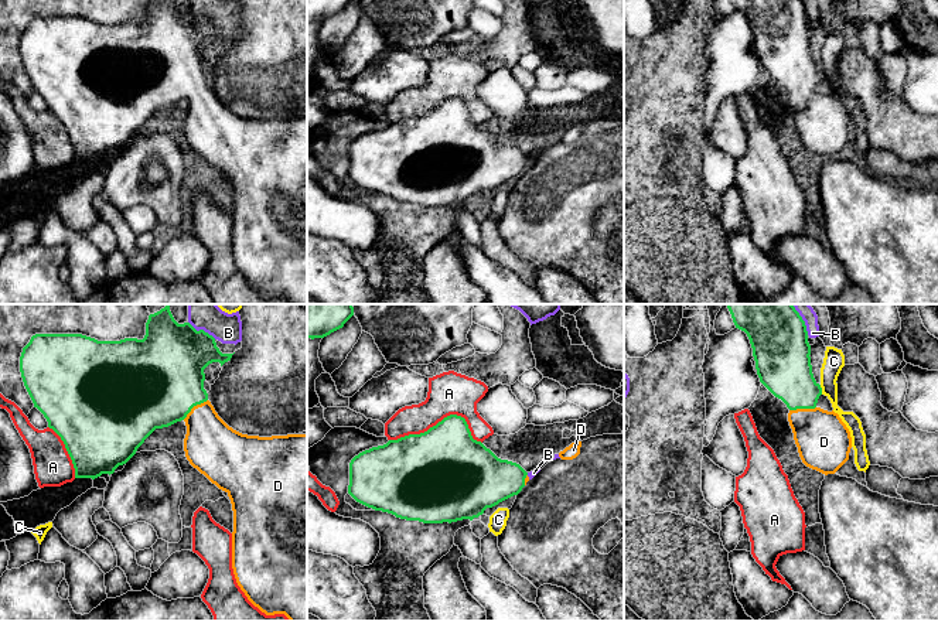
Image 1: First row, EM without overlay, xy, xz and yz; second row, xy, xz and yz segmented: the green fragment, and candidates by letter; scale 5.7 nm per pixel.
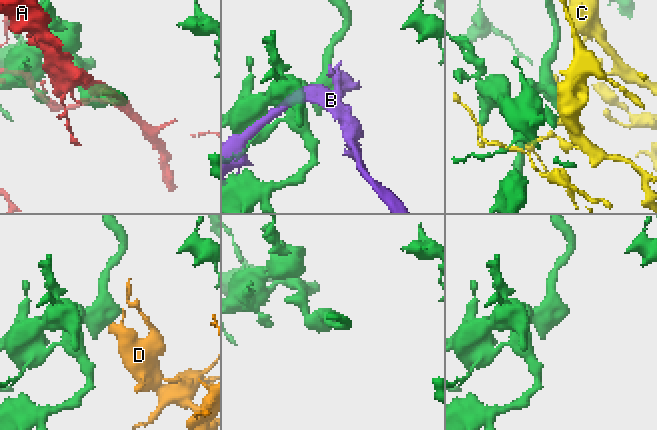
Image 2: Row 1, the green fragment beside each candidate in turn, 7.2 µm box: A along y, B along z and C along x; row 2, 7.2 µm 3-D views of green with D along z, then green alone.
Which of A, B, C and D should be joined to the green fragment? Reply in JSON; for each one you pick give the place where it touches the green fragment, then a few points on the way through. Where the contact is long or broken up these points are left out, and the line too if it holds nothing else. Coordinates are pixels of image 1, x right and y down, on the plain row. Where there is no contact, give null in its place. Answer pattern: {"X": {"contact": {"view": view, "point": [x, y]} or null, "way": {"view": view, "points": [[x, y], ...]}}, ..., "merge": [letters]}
{"D": {"contact": {"view": "xy", "point": [194, 88]}, "way": {"view": "xy", "points": [[157, 64], [194, 88], [210, 128]]}}, "merge": ["D"]}

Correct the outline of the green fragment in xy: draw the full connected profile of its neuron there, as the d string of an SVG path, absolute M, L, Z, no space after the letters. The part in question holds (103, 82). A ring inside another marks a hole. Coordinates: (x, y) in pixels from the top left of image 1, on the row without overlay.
M149 0L146 6L146 18L143 23L125 21L120 24L98 24L82 17L35 17L23 31L20 40L20 55L24 69L34 86L52 112L64 124L65 132L75 151L75 161L98 161L102 157L113 157L119 149L126 147L156 113L168 110L184 103L187 117L184 122L184 134L190 147L204 157L219 173L225 174L231 182L233 194L232 215L232 252L238 269L248 283L266 298L284 297L290 304L307 304L307 117L287 117L259 120L242 117L229 110L215 95L204 72L204 52L219 45L221 50L231 44L233 37L222 37L216 30L215 21L204 13L197 14L190 6L178 7L174 0Z

